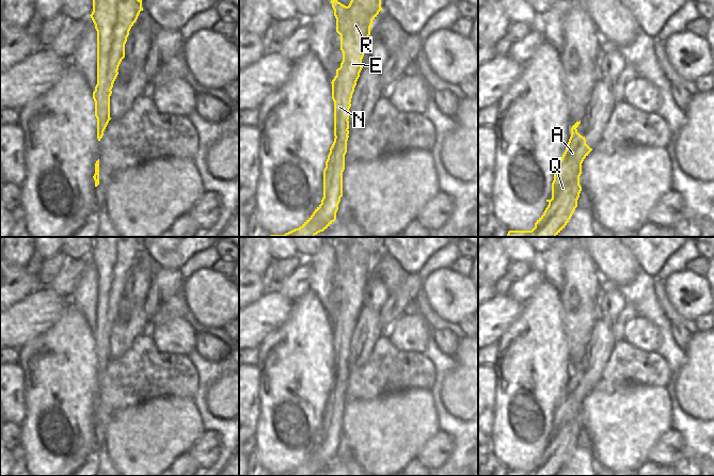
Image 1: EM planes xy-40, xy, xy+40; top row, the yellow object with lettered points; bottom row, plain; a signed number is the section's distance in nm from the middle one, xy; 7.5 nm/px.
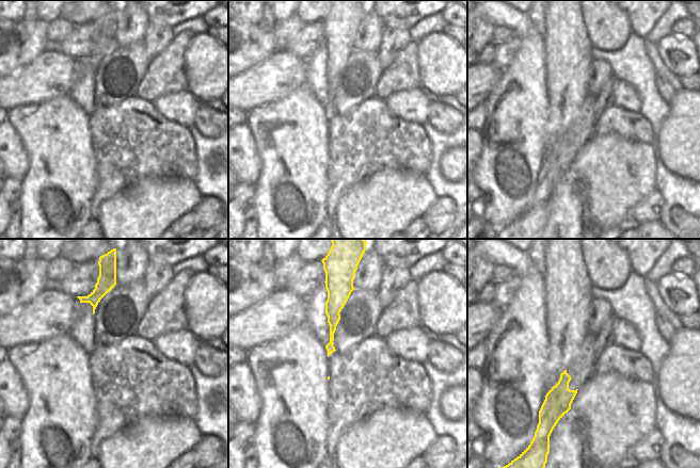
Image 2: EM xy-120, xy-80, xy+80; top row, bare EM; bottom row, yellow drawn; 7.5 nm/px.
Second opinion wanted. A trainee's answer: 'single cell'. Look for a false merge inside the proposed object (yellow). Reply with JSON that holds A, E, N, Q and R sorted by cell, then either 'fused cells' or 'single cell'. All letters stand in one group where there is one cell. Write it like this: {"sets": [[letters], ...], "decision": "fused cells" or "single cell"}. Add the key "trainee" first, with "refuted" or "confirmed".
{"trainee": "confirmed", "sets": [["A", "E", "N", "Q", "R"]], "decision": "single cell"}

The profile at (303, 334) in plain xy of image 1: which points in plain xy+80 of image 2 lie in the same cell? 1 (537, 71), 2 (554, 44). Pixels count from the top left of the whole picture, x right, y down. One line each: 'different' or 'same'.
1: same
2: different

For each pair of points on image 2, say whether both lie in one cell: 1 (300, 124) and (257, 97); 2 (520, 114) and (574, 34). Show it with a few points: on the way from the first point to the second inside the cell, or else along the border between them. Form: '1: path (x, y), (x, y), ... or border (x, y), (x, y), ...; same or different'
1: border (290, 93), (279, 99), (256, 106), (247, 113); different
2: border (545, 51), (545, 87), (550, 101); different

